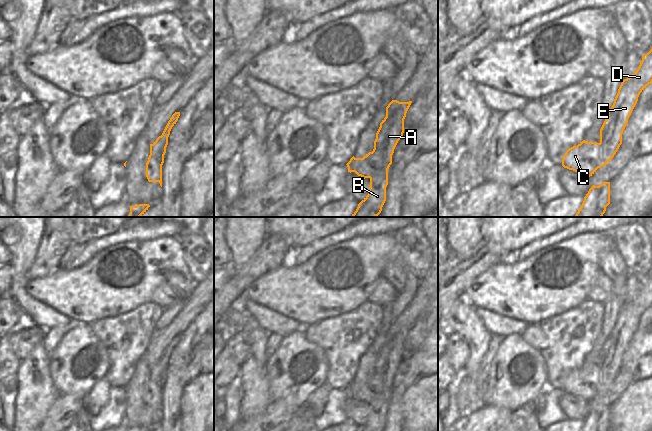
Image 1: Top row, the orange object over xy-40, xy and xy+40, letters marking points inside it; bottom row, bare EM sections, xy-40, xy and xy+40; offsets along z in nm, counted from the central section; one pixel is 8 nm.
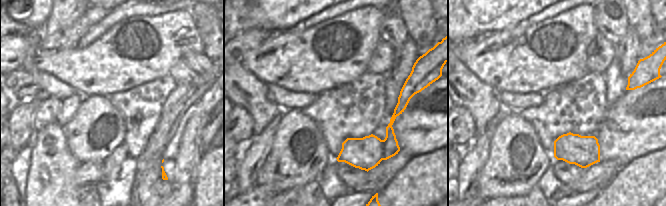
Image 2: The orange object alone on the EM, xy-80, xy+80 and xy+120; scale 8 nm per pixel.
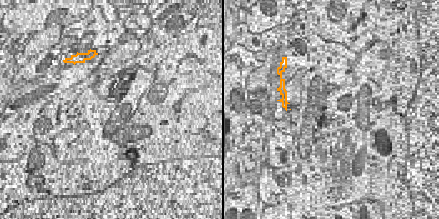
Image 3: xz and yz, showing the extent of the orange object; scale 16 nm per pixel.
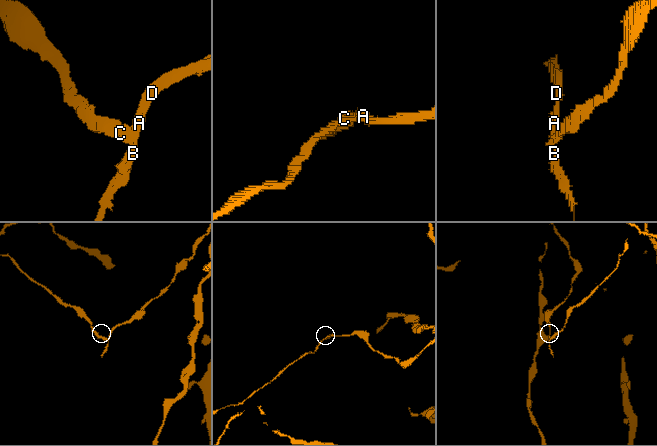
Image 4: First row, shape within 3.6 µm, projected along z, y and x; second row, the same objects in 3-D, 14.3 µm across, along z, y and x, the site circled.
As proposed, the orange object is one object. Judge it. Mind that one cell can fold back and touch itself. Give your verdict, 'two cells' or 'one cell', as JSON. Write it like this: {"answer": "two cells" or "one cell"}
{"answer": "two cells"}

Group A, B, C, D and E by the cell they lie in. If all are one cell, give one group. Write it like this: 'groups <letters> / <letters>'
groups A B D E / C

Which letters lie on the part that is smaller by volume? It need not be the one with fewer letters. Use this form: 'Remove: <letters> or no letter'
Remove: C

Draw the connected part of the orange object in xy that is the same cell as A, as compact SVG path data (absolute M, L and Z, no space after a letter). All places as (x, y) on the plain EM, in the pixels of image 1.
M392 324L386 331L386 341L380 347L374 365L370 387L374 397L370 402L368 419L358 431L383 431L386 425L388 393L392 388L394 373L404 357L404 343L412 325Z

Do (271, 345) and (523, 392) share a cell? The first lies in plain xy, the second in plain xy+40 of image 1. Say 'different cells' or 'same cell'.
different cells

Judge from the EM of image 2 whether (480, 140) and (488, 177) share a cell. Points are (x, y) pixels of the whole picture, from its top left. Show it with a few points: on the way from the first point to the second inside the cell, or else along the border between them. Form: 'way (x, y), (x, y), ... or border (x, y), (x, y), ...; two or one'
border (491, 140), (488, 158), (480, 173), (477, 185); two

